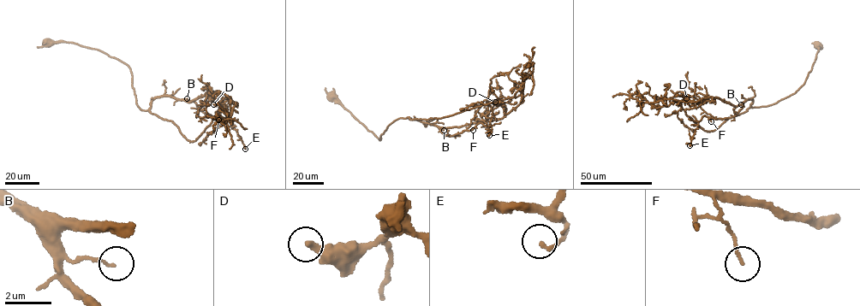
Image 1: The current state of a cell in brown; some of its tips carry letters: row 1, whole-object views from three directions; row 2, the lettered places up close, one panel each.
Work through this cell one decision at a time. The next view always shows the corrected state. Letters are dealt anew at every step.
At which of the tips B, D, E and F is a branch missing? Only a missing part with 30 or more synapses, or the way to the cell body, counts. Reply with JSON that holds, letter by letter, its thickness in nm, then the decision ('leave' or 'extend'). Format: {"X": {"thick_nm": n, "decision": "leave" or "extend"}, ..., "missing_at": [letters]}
{"B": {"thick_nm": 120, "decision": "leave"}, "D": {"thick_nm": 240, "decision": "leave"}, "E": {"thick_nm": 150, "decision": "leave"}, "F": {"thick_nm": 110, "decision": "leave"}, "missing_at": []}

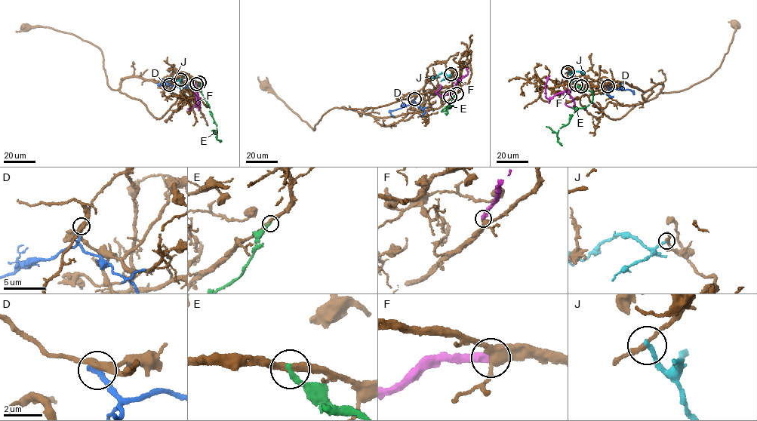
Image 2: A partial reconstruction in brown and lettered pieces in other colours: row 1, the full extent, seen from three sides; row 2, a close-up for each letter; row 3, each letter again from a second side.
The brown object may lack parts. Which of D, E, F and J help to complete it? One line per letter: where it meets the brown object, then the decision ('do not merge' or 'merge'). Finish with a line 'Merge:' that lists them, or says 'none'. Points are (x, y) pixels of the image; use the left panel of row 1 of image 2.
D: (169, 84) | do not merge
E: (199, 82) | do not merge
F: (196, 84) | merge
J: (180, 79) | do not merge
Merge: F

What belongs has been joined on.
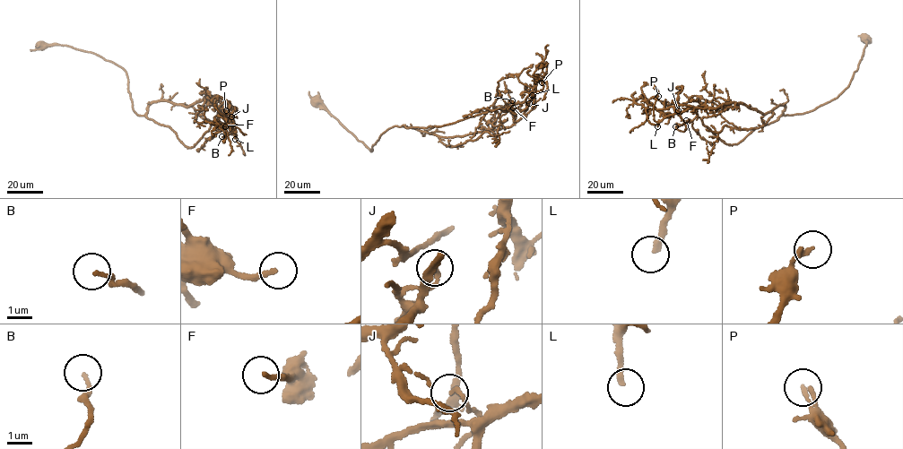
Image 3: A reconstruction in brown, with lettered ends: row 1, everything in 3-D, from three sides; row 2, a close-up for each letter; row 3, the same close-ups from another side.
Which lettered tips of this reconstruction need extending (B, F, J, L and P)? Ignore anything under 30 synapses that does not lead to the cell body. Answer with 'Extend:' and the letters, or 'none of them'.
Extend: F

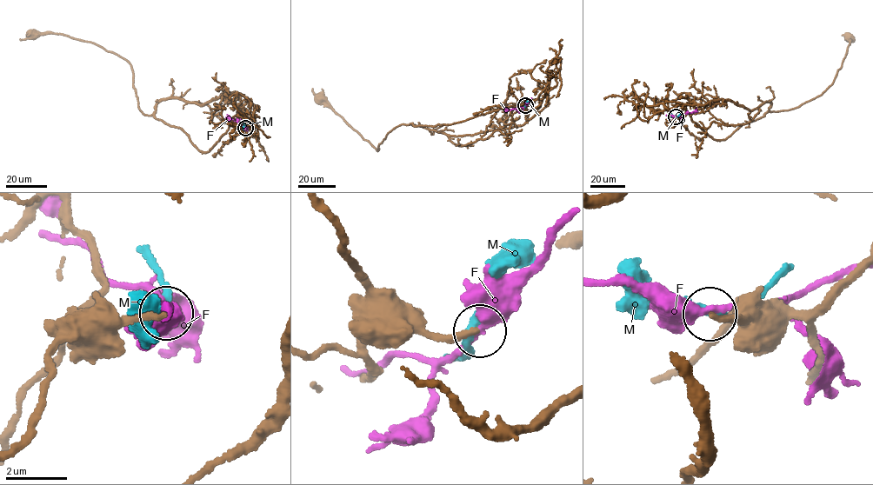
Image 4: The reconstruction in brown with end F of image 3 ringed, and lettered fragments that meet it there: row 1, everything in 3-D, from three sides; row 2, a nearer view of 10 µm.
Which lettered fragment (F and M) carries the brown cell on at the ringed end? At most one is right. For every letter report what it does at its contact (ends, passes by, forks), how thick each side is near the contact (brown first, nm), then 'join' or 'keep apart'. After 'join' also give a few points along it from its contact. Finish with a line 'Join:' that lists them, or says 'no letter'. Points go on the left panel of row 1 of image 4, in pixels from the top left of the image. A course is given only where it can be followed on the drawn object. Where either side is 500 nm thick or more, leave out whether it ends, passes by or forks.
F: it passes by | 200/280 nm | keep apart
M: it passes by | 240/240 nm | keep apart
Join: no letter

